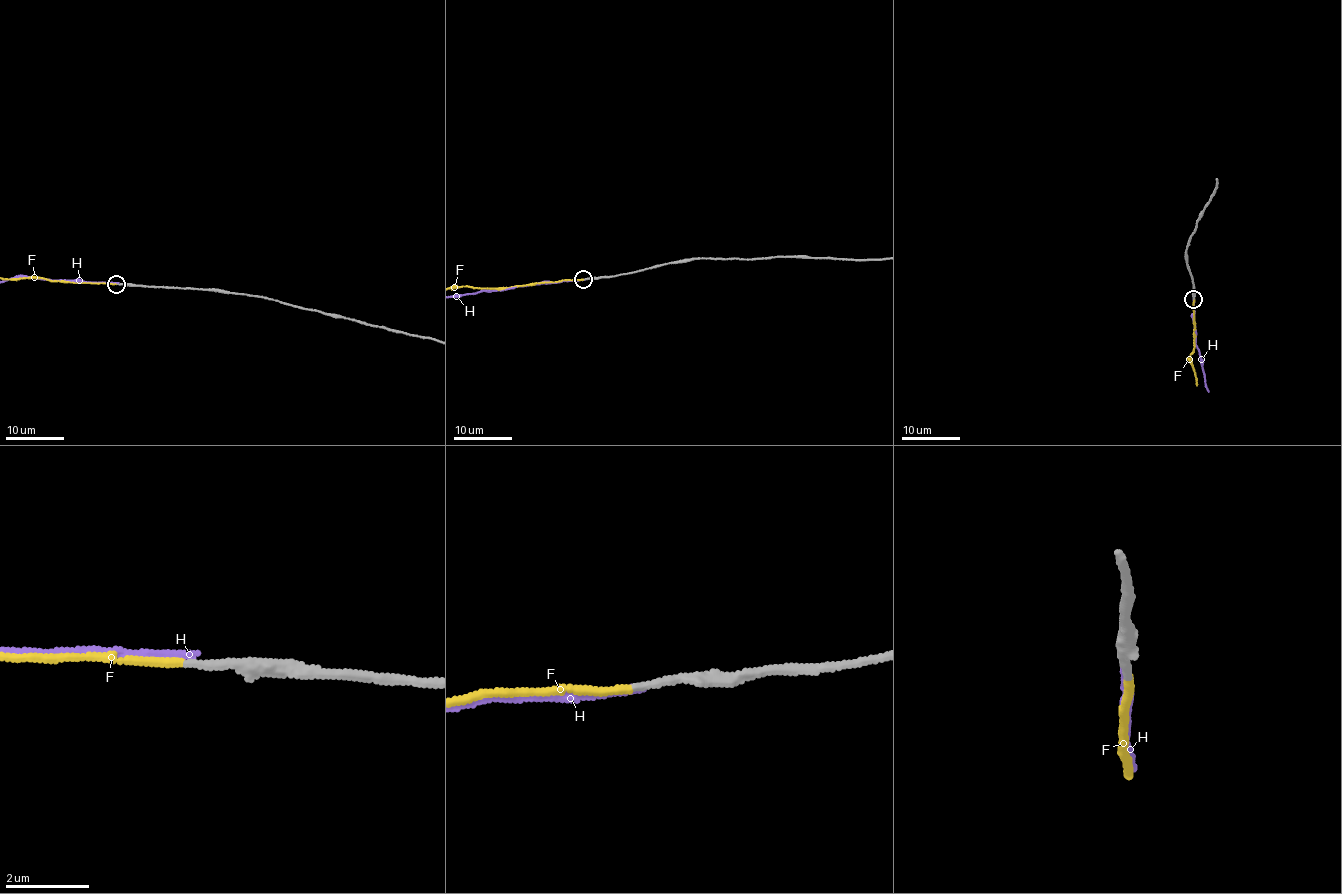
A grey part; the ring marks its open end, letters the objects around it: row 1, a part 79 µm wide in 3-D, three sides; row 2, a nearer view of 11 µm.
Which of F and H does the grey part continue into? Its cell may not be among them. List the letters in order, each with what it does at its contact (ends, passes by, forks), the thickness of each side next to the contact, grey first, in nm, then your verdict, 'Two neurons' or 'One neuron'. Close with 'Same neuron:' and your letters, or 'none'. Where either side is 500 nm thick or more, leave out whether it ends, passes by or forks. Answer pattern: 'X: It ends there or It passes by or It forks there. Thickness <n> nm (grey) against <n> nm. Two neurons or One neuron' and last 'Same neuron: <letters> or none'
F: It ends there. Thickness 190 nm (grey) against 180 nm. One neuron
H: It ends there. Thickness 200 nm (grey) against 180 nm. Two neurons
Same neuron: F

